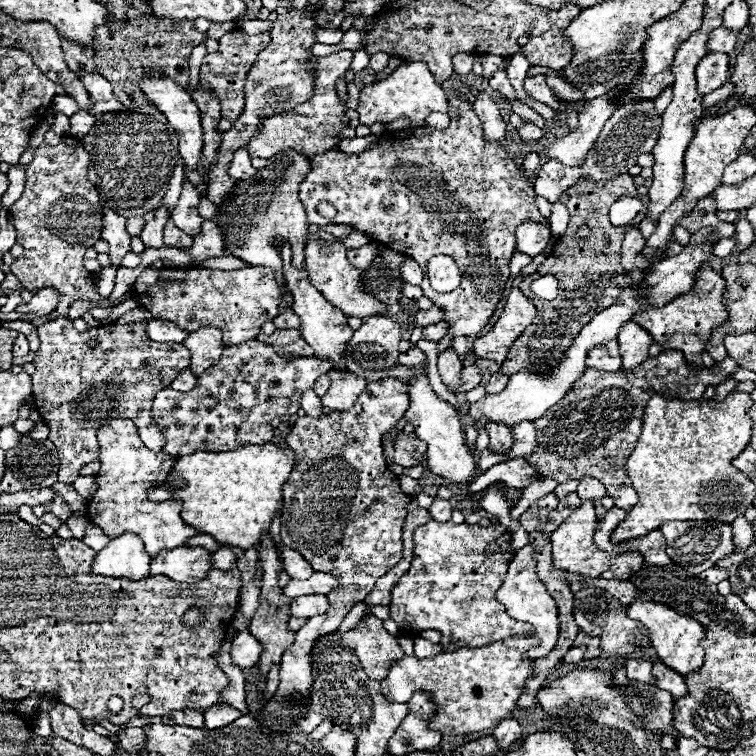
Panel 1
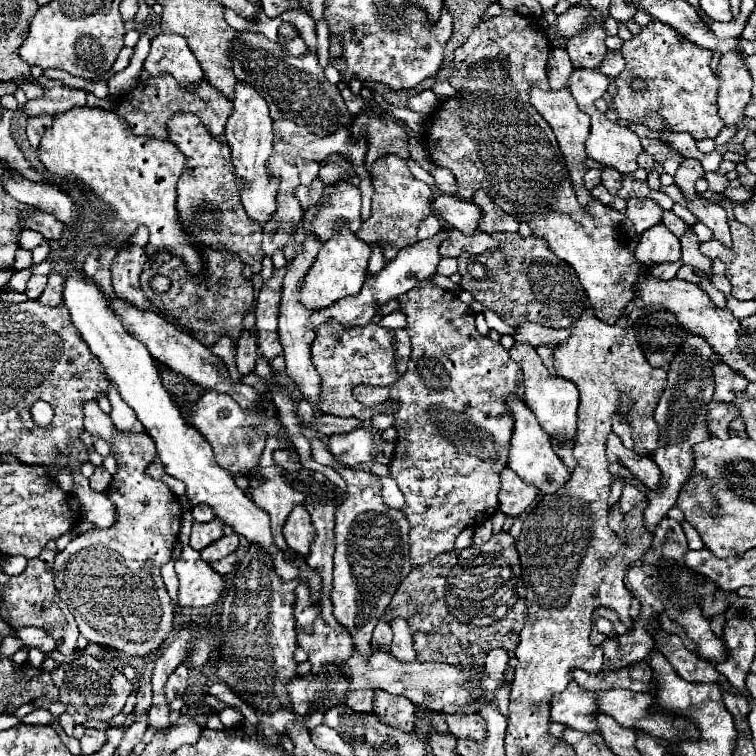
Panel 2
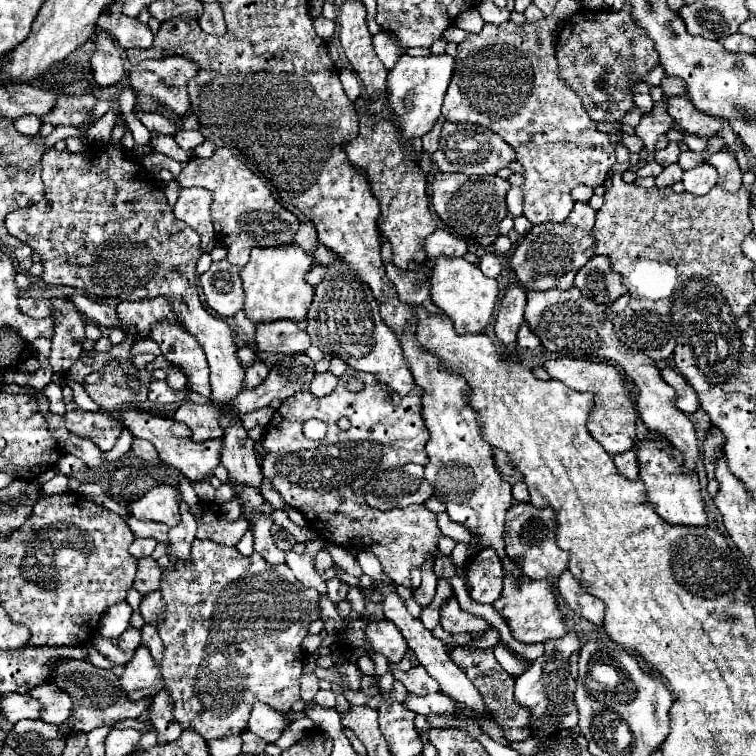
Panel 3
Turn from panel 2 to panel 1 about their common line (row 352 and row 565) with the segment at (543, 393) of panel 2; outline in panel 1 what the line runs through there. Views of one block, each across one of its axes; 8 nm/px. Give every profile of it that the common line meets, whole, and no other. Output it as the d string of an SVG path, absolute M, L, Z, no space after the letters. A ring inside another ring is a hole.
M526 544L524 548L520 548L516 554L514 554L514 560L510 562L508 566L508 574L500 586L500 590L496 592L496 600L502 602L506 606L506 612L516 618L516 620L522 620L522 622L530 622L536 632L532 634L534 638L540 638L540 646L538 648L532 648L526 652L528 658L536 660L536 658L542 658L546 656L554 646L556 646L556 640L558 640L558 608L556 608L556 602L552 600L552 596L546 592L546 586L544 582L538 578L536 574L536 560L534 560L534 546L532 544Z

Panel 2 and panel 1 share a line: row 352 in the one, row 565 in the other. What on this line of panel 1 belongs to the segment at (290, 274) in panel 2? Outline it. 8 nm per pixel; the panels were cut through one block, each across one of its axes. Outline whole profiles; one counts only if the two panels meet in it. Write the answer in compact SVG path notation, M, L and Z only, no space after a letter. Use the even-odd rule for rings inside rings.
M284 546L282 548L282 564L284 564L284 570L290 578L294 580L306 580L312 576L312 566L304 560L304 556L300 556L296 550Z

